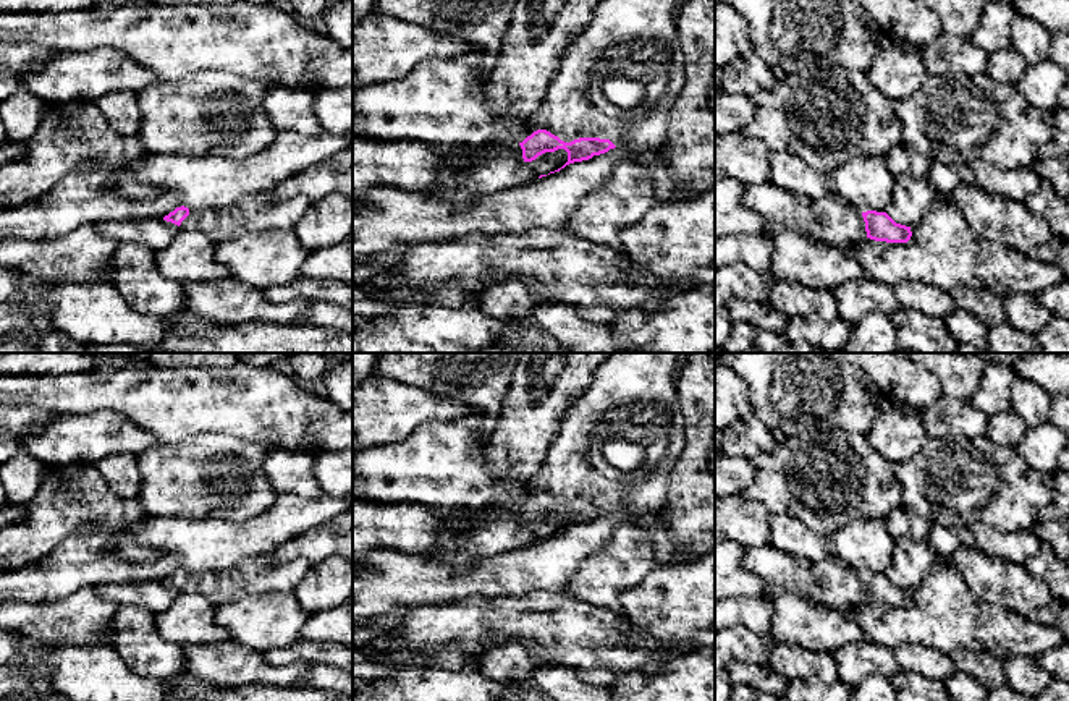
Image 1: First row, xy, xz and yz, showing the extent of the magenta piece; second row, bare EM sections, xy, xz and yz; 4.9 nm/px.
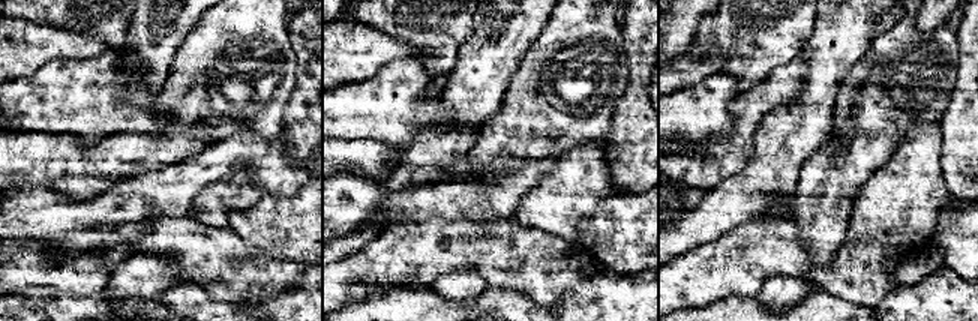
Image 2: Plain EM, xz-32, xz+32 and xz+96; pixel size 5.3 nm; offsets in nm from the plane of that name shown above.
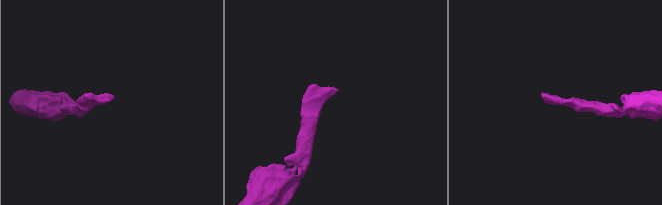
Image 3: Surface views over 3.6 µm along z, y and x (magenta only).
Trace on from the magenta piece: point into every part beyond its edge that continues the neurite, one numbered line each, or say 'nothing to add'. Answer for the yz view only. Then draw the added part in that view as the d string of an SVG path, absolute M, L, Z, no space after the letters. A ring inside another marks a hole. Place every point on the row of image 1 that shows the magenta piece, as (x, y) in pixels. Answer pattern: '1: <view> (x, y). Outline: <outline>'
1: yz (833, 220). Outline: M770 180L747 186L742 204L763 217L773 236L783 232L801 233L830 246L851 246L867 240L862 212L839 196L831 194L815 202Z

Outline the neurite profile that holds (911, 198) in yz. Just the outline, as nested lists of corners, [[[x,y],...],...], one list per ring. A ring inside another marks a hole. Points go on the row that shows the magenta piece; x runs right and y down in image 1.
[[[901,176],[894,180],[885,212],[906,227],[917,225],[938,198],[938,191],[927,180]]]

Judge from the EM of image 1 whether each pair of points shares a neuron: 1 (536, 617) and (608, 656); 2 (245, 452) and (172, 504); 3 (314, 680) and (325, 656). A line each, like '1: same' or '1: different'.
1: same
2: same
3: different

